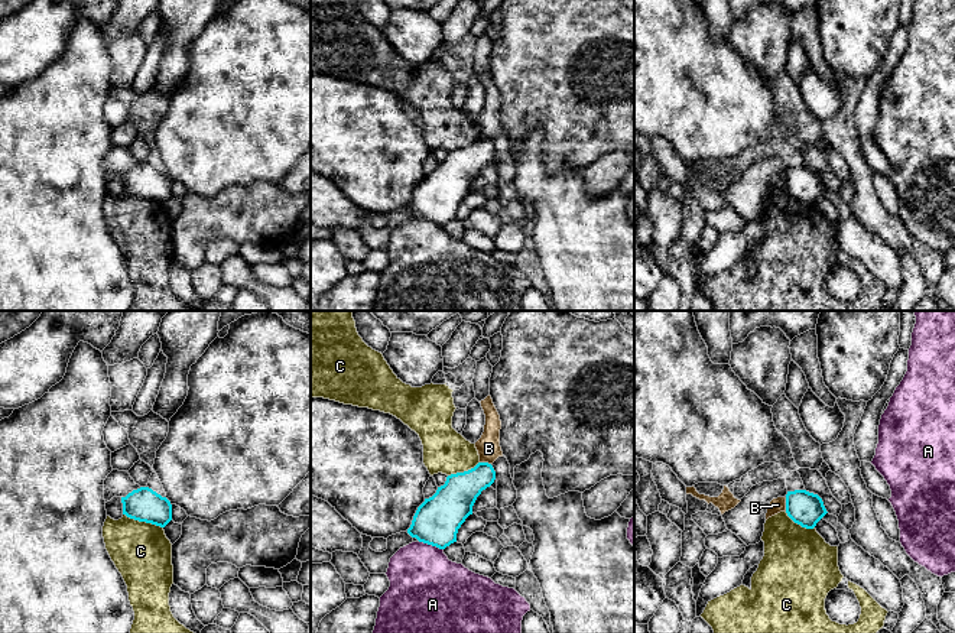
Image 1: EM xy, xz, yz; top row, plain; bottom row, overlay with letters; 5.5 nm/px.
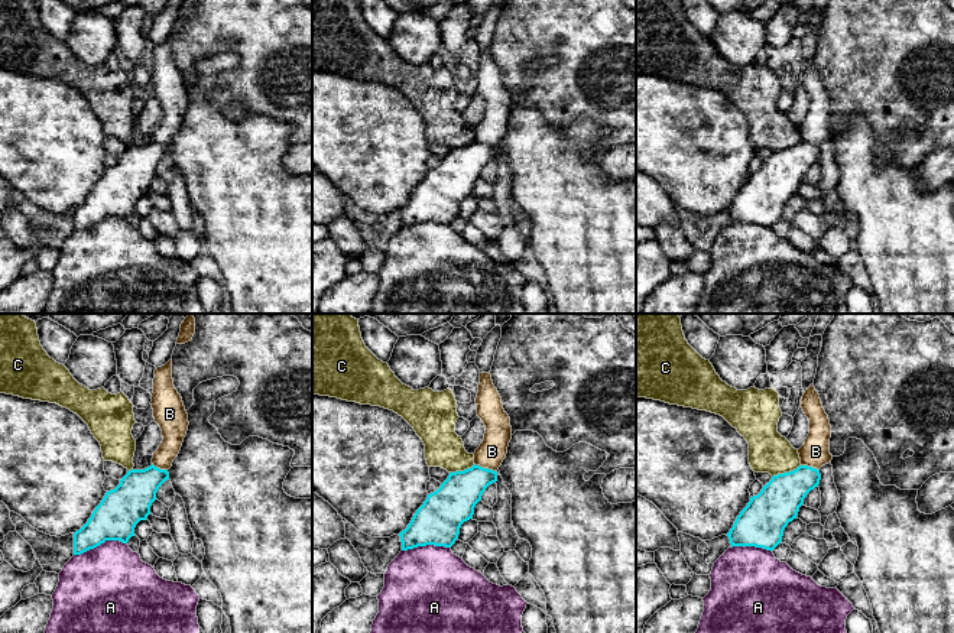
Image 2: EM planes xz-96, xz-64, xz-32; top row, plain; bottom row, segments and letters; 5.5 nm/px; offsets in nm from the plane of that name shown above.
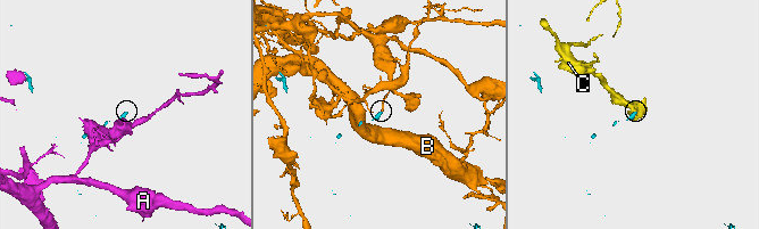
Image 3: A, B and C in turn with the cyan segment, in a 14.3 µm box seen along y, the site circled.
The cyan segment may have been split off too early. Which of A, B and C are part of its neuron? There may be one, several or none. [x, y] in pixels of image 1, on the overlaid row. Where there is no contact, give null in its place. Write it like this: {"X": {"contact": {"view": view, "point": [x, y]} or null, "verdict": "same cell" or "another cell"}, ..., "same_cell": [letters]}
{"A": {"contact": {"view": "xz", "point": [431, 544]}, "verdict": "another cell"}, "B": {"contact": {"view": "yz", "point": [786, 505]}, "verdict": "another cell"}, "C": {"contact": {"view": "xy", "point": [143, 520]}, "verdict": "another cell"}, "same_cell": []}

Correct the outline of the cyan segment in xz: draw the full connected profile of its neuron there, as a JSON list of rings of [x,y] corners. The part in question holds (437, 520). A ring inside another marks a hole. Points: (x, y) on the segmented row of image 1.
[[[488,462],[448,475],[445,484],[418,507],[407,533],[419,542],[445,549],[457,542],[458,529],[472,514],[477,497],[494,480],[496,471]]]

